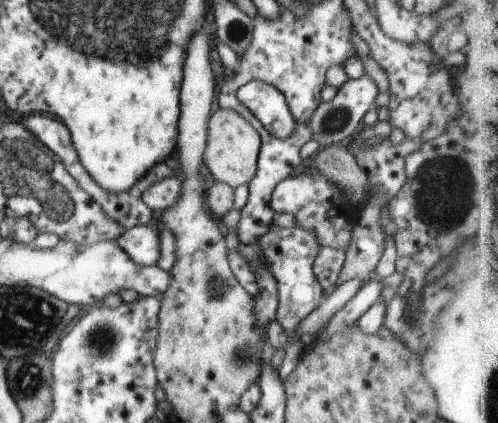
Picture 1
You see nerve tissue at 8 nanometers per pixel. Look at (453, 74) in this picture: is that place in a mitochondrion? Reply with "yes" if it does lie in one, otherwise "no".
no

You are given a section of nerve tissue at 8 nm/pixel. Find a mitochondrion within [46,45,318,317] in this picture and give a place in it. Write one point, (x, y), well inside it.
(214, 287)

